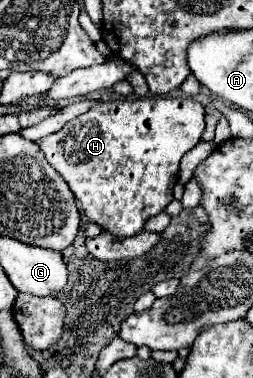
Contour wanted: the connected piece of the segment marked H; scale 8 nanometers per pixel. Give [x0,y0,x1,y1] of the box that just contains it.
[38,97,204,237]

